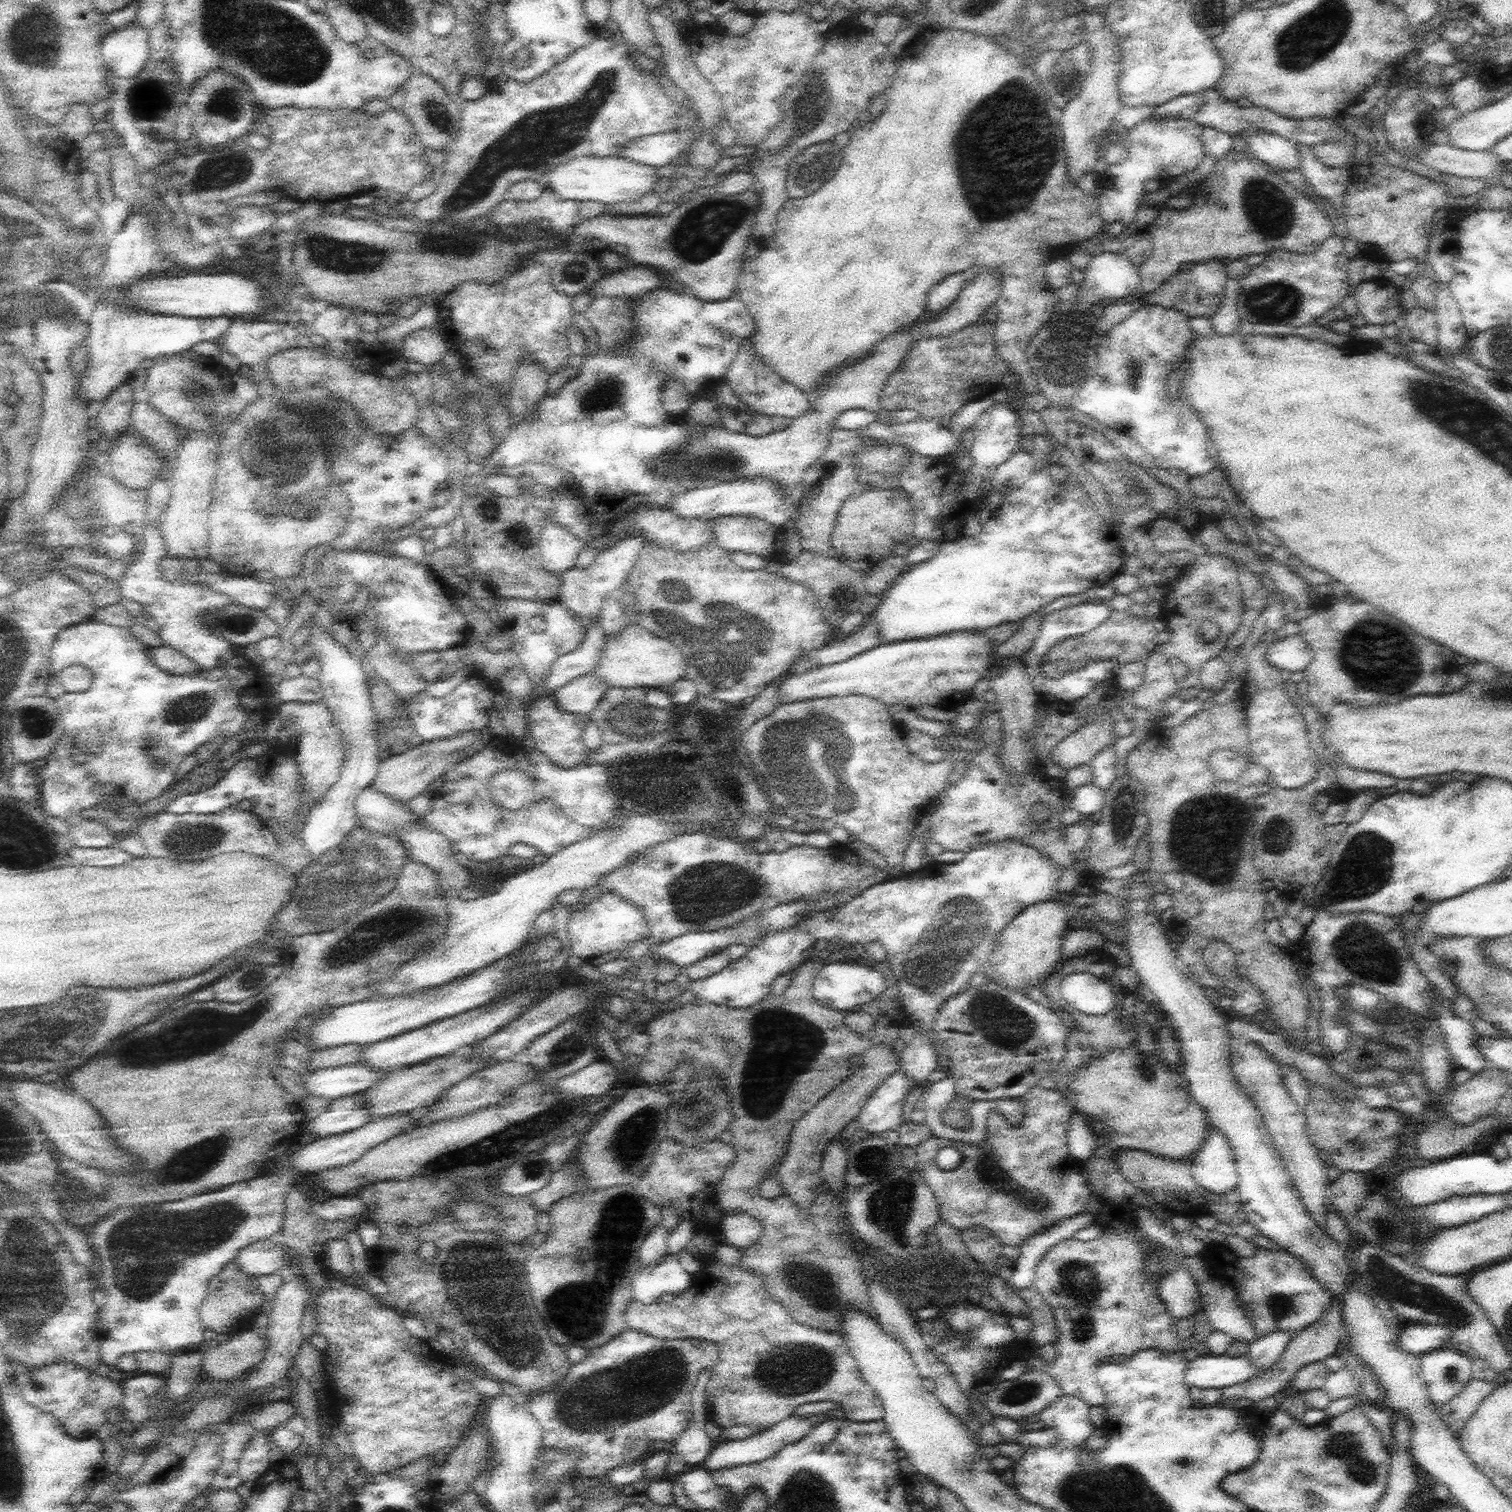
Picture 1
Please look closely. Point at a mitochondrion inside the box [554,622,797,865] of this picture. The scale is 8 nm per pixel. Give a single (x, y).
(628, 717)

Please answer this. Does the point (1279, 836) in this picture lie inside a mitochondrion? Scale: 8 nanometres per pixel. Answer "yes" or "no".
yes

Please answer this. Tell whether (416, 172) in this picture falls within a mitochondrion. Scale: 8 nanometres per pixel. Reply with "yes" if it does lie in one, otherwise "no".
no

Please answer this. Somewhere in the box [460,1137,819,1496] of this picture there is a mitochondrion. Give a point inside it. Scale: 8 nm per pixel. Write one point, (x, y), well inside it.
(656, 1378)

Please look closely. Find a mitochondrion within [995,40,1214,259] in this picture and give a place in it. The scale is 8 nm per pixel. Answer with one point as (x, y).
(1067, 80)

